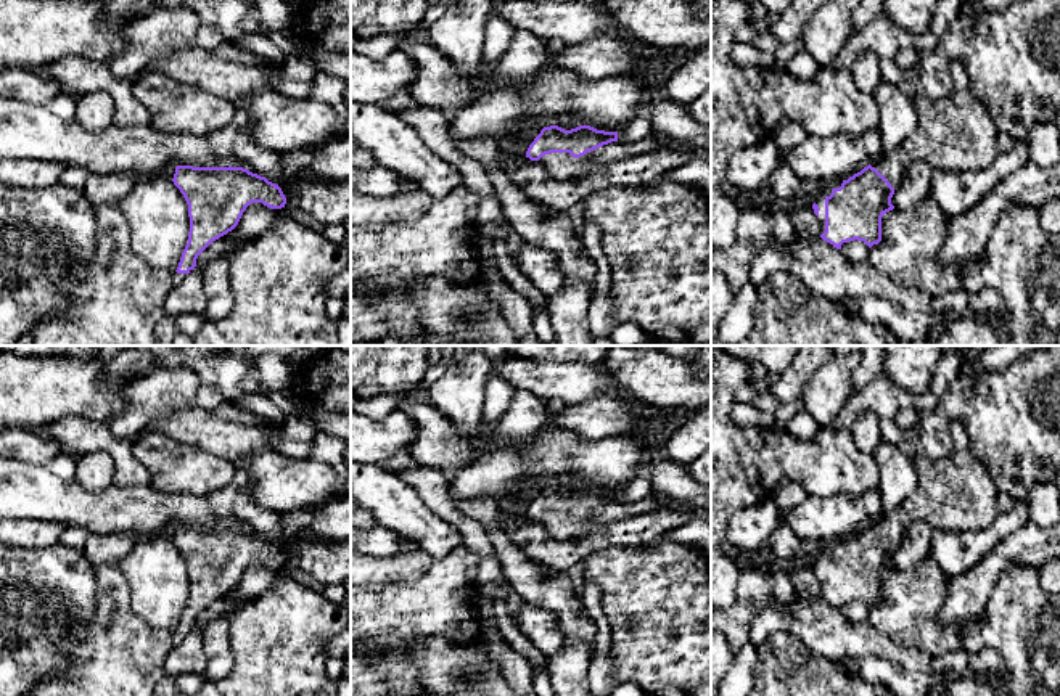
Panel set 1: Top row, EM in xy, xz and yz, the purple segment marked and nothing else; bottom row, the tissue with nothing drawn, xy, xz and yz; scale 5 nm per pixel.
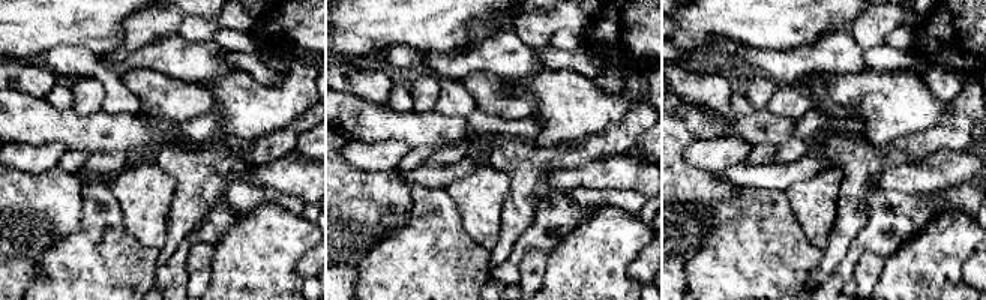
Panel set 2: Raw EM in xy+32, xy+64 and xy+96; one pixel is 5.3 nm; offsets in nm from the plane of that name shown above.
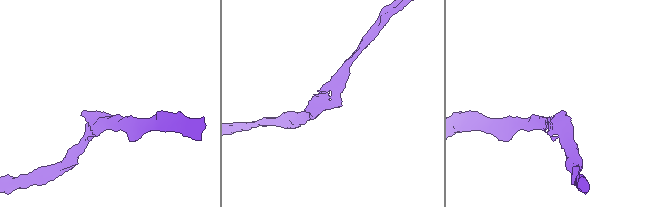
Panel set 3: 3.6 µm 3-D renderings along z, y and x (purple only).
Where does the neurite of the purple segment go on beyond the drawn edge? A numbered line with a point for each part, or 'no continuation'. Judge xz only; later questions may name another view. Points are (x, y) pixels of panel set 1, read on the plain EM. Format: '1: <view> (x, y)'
1: xz (562, 526)

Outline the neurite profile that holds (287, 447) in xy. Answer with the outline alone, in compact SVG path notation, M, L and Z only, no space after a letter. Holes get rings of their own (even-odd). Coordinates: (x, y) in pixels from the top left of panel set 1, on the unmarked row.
M275 439L273 448L283 455L291 456L291 458L306 458L312 450L312 444Z

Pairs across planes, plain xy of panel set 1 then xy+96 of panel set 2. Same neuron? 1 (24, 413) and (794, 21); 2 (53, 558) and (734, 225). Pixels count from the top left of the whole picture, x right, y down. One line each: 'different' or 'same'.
1: same
2: different

